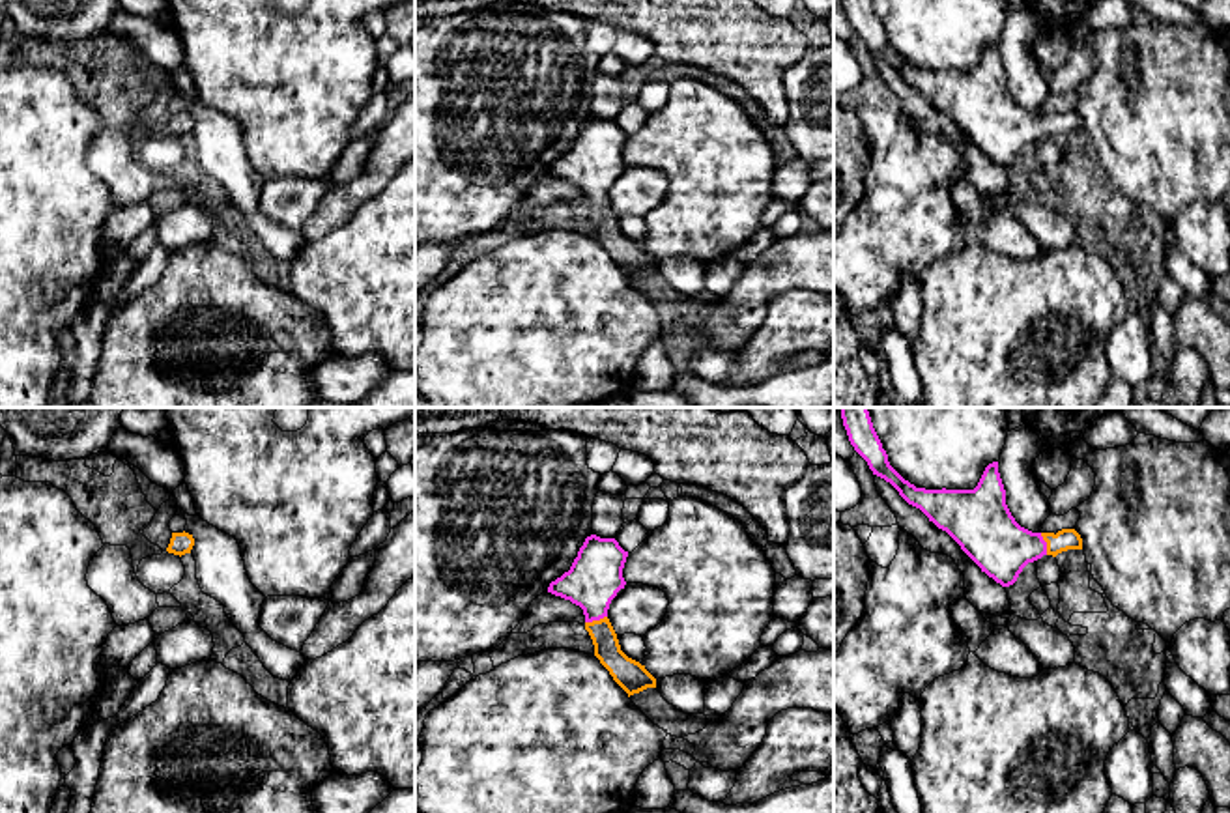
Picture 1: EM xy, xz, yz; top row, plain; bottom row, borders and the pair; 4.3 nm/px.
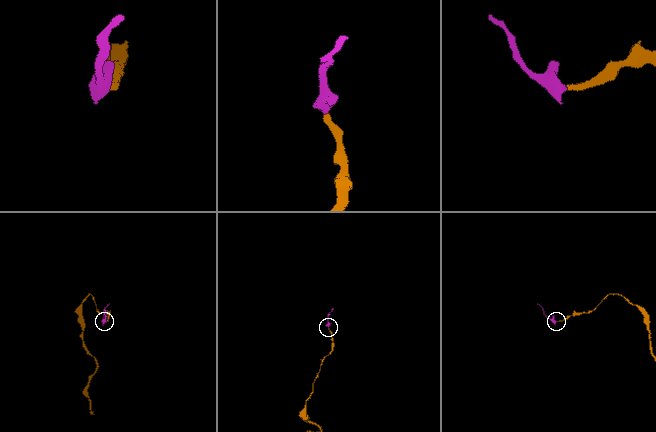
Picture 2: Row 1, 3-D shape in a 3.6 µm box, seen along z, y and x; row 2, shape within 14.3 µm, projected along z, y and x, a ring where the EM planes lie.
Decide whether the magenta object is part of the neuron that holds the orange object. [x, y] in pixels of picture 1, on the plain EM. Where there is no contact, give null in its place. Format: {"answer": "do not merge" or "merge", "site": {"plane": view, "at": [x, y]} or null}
{"answer": "merge", "site": {"plane": "xz", "at": [595, 202]}}

